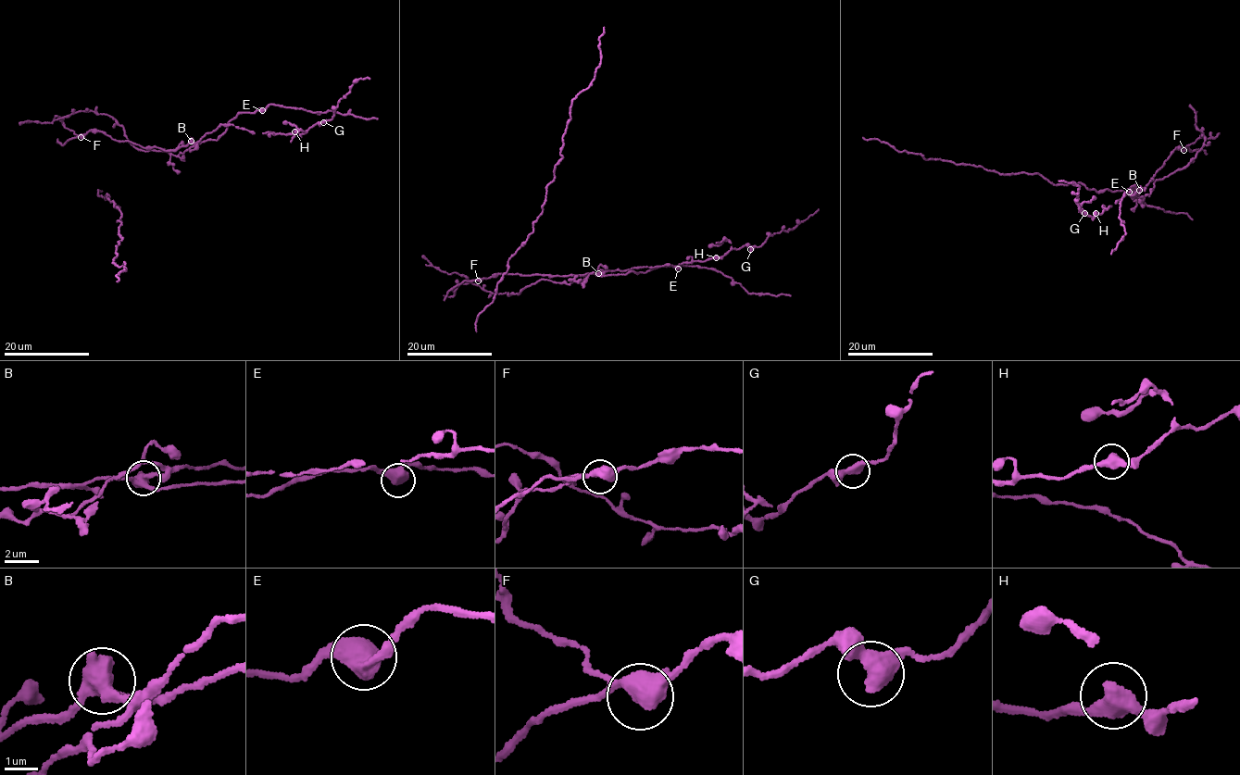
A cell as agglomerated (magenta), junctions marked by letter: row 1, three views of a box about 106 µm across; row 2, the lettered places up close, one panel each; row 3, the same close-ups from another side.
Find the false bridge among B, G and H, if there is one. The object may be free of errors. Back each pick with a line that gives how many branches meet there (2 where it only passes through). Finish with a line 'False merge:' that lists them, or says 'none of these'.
B: Branches: 3
False merge: B

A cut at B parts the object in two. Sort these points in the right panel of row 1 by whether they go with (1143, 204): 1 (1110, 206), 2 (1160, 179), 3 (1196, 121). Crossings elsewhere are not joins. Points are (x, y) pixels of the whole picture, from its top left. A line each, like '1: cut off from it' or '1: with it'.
1: with it
2: with it
3: with it

